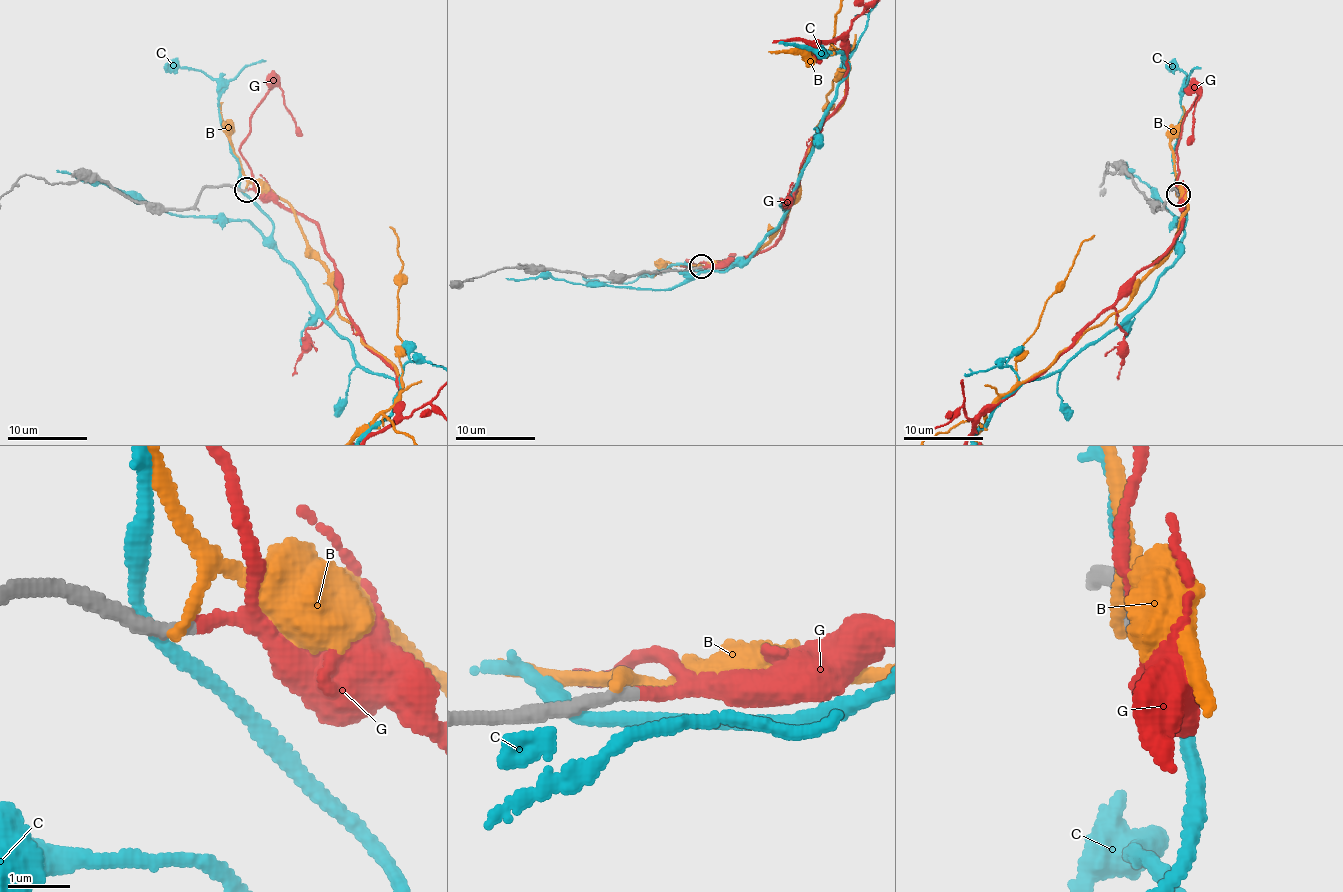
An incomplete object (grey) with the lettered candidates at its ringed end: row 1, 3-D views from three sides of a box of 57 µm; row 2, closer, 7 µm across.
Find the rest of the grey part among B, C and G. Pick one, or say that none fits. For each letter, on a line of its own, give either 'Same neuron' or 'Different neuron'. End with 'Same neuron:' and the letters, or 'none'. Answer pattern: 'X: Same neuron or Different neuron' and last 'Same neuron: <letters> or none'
B: Different neuron
C: Different neuron
G: Same neuron
Same neuron: G

